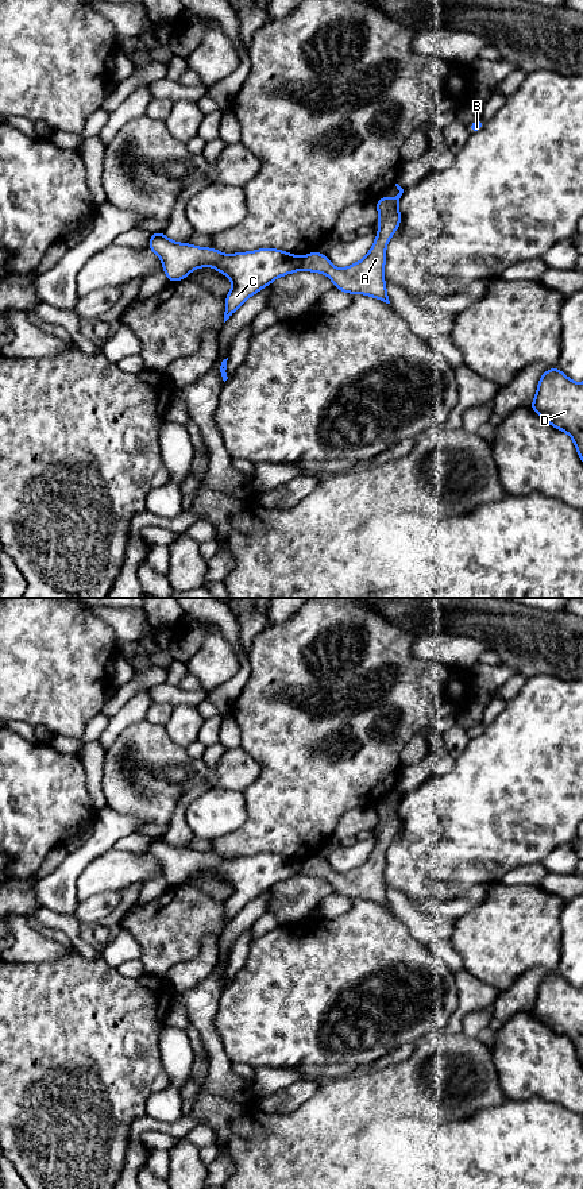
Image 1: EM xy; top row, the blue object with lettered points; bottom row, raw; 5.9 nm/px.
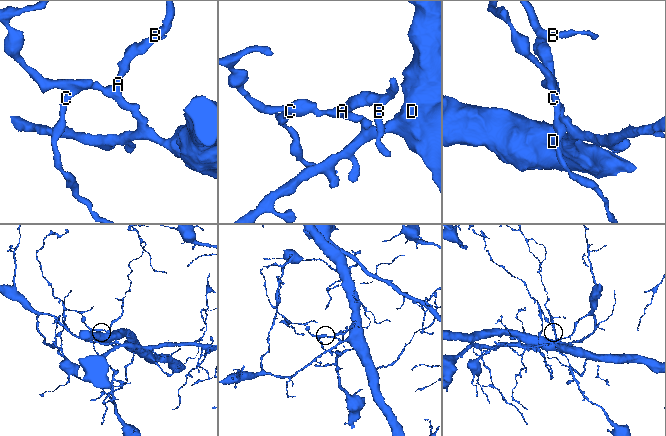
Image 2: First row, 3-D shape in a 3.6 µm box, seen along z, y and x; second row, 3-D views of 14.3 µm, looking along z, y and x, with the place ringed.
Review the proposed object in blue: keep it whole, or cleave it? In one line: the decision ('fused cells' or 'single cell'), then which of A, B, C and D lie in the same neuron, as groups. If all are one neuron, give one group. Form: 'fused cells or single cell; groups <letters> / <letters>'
fused cells; groups A B D / C

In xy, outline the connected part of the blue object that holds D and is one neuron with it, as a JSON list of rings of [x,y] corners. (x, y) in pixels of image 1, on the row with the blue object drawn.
[[[557,367],[538,381],[532,410],[553,428],[567,432],[583,462],[583,383],[572,382]]]

